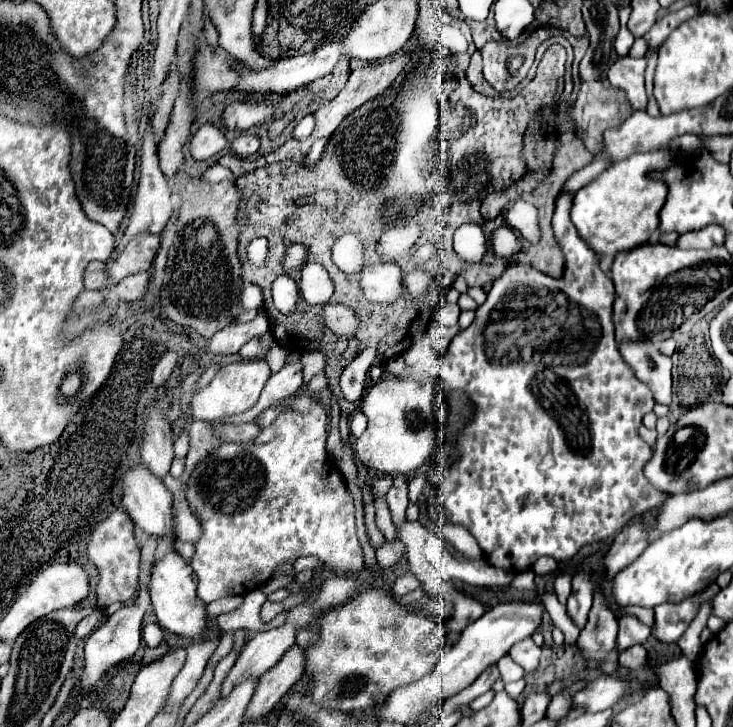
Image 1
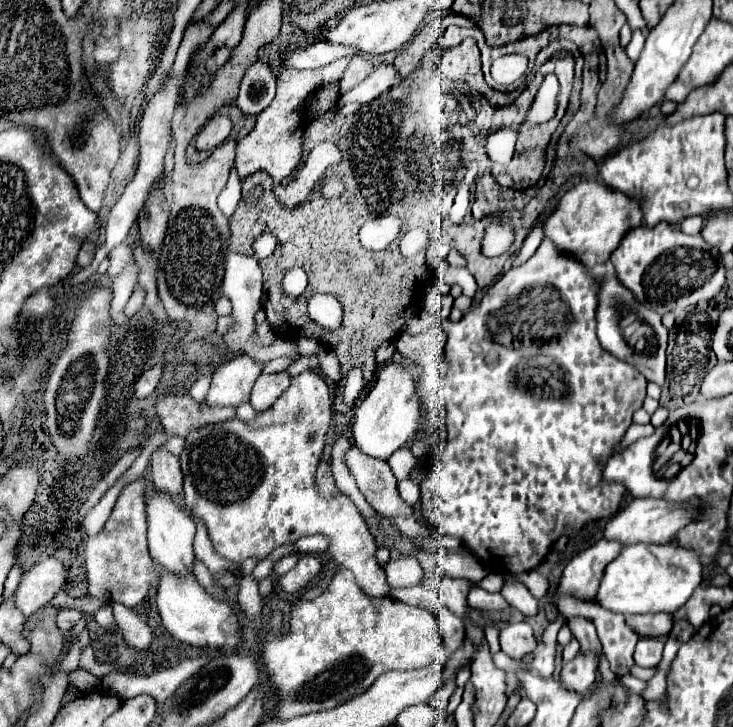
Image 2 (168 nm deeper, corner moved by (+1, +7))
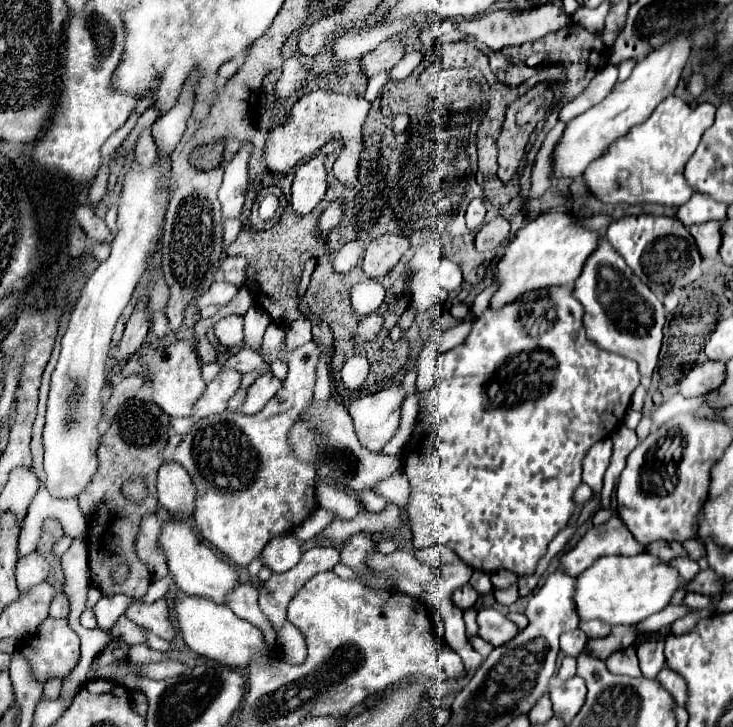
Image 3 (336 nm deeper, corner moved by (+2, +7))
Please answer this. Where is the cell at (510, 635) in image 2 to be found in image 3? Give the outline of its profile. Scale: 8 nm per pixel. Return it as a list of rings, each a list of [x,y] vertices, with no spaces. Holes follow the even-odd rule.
[[[481,608],[477,614],[477,624],[479,624],[479,636],[493,646],[501,646],[513,636],[517,636],[519,628],[501,612],[491,610],[491,608]]]

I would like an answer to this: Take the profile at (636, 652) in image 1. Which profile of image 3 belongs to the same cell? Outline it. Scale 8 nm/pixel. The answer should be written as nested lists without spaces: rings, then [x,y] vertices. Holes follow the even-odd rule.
[[[649,638],[637,646],[639,666],[641,666],[641,672],[645,678],[655,678],[659,674],[659,670],[665,666],[663,644],[665,642],[659,638]]]

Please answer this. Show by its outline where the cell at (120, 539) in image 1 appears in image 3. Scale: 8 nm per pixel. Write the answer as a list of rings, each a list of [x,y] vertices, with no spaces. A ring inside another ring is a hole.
[[[149,514],[149,516],[145,516],[145,520],[141,520],[141,528],[139,528],[137,540],[135,540],[137,558],[149,568],[151,582],[161,580],[169,574],[169,570],[165,566],[165,558],[161,556],[161,550],[157,548],[159,530],[161,530],[159,520],[153,514]]]

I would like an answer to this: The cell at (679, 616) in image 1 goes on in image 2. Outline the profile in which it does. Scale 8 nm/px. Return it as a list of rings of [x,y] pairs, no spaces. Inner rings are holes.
[[[654,614],[654,616],[626,616],[626,624],[640,636],[640,638],[664,638],[672,630],[672,616],[670,614]]]

